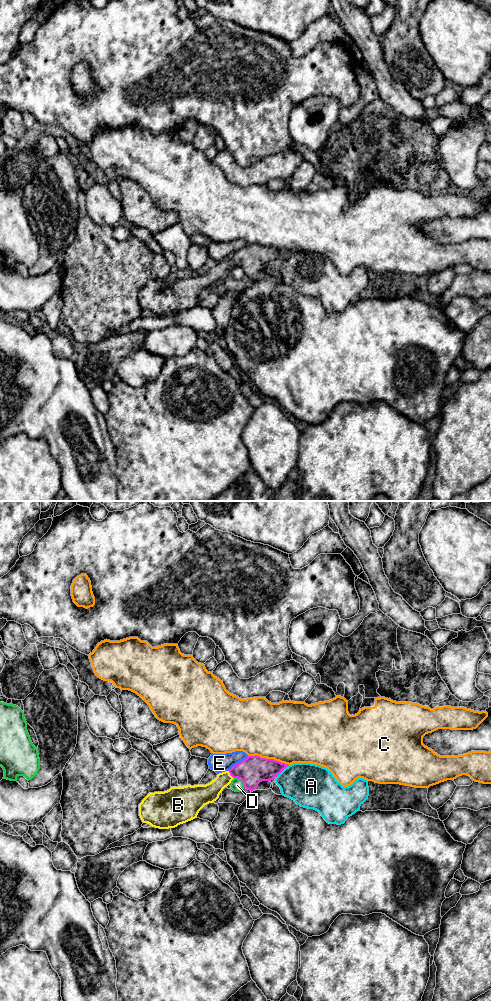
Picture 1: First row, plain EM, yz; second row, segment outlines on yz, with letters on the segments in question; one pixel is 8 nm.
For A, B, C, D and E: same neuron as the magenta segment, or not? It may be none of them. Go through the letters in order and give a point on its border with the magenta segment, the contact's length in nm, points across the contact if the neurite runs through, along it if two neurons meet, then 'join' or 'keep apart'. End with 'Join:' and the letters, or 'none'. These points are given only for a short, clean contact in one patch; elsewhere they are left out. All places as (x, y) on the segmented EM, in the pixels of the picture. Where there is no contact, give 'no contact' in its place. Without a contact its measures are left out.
A: contact yz (281, 771); length 170 nm; keep apart
B: contact yz (230, 774); length 80 nm; way yz (254, 769), (240, 770), (230, 774), (208, 793); join
C: contact yz (268, 759); length 340 nm; keep apart
D: contact yz (241, 779); length 120 nm; border yz (234, 777), (239, 778), (244, 787); keep apart
E: contact yz (237, 763); length 200 nm; border yz (247, 755), (227, 770); keep apart
Join: B

